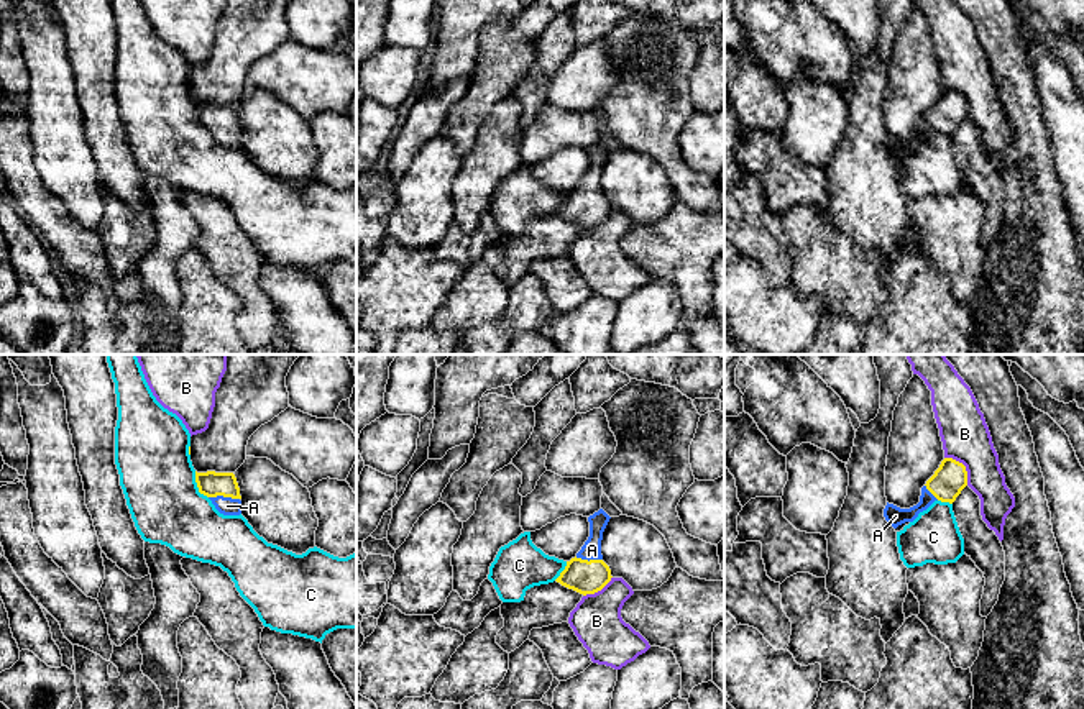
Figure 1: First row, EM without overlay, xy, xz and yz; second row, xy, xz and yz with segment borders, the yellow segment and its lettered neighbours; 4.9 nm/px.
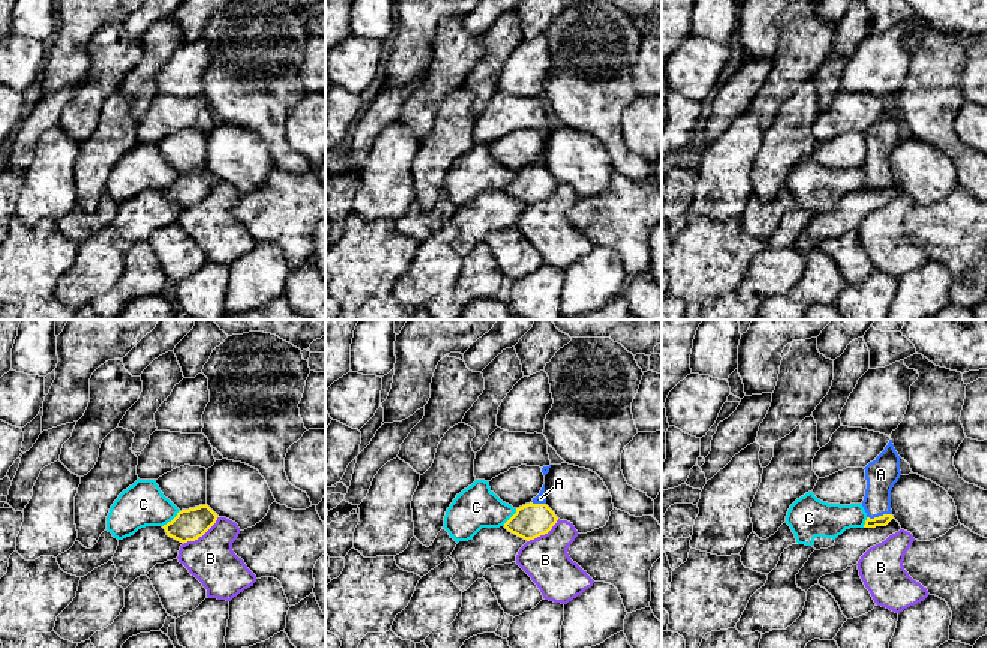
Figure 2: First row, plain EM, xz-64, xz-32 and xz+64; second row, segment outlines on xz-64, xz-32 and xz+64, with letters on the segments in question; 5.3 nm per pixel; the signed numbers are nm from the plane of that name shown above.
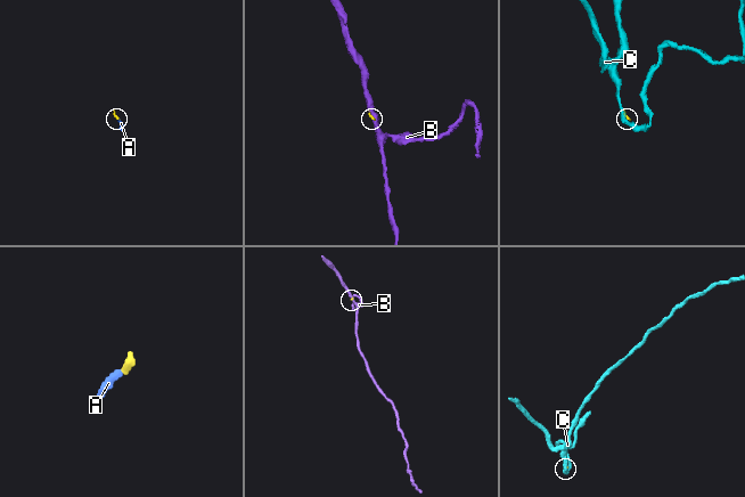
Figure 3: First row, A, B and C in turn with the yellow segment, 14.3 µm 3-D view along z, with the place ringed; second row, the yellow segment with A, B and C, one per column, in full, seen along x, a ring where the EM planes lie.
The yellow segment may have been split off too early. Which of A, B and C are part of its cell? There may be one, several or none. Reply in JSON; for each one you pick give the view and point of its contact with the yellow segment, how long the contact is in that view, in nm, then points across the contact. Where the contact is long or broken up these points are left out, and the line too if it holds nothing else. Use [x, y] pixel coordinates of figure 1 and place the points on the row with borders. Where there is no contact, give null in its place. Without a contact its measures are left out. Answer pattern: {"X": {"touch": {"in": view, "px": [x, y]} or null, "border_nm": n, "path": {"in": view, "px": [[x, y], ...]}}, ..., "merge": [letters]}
{"A": {"touch": {"in": "xy", "px": [224, 496]}, "border_nm": 150, "path": {"in": "xy", "px": [[211, 483], [224, 496], [227, 506]]}}, "merge": ["A"]}

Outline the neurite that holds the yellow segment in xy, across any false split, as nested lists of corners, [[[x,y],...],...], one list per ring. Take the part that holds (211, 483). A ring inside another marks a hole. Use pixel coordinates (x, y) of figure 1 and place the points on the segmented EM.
[[[195,471],[195,483],[199,492],[207,496],[220,514],[241,514],[241,496],[233,473]]]

